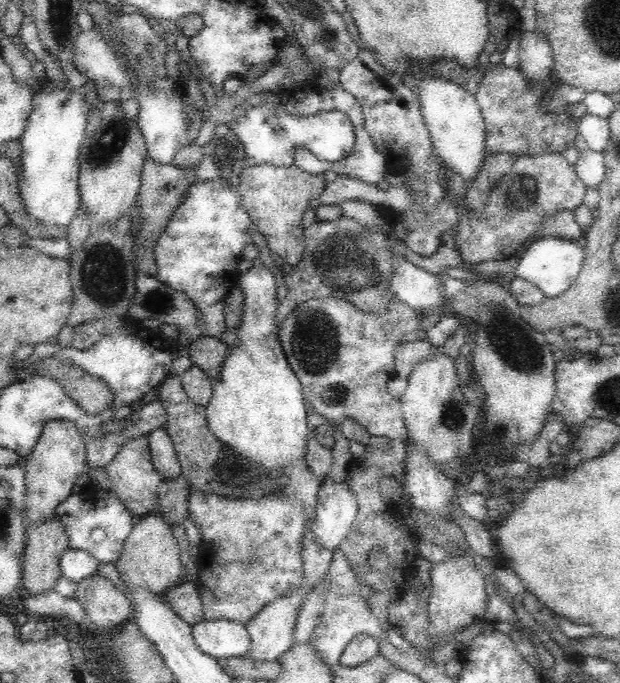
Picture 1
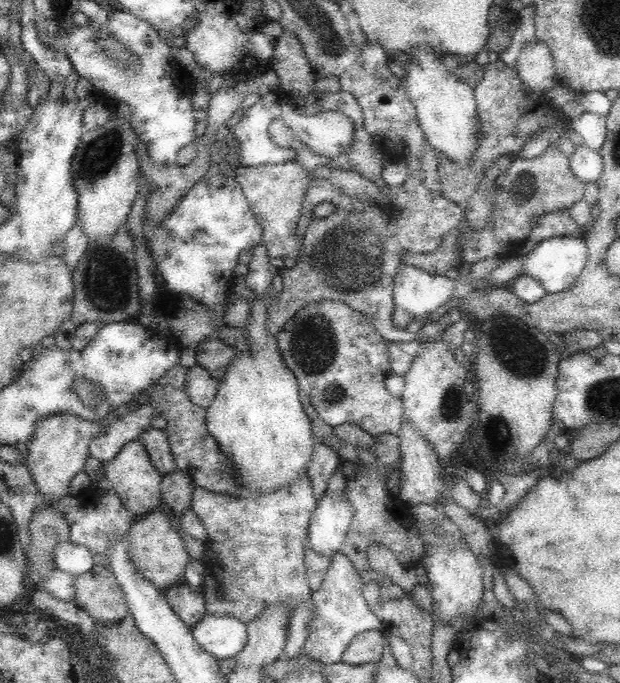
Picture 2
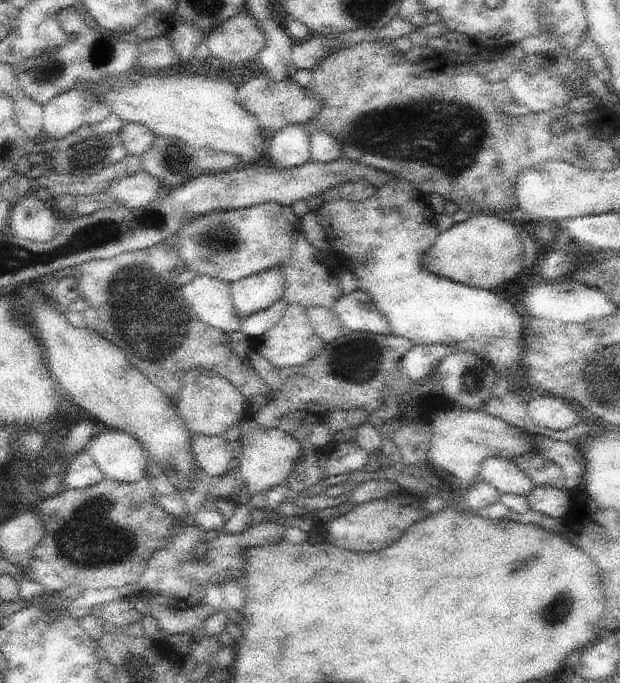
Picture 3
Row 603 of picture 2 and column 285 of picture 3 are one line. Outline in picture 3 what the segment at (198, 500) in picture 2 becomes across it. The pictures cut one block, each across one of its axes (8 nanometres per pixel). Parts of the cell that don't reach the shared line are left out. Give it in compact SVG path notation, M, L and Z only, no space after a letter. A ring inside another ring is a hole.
M271 201L252 207L213 211L194 218L177 234L180 238L180 243L176 245L179 259L183 261L186 270L198 275L207 275L232 284L259 273L281 269L285 277L283 300L288 305L301 305L306 309L314 306L332 309L343 296L335 272L330 265L318 262L317 249L306 240L301 220L294 215L290 205Z

